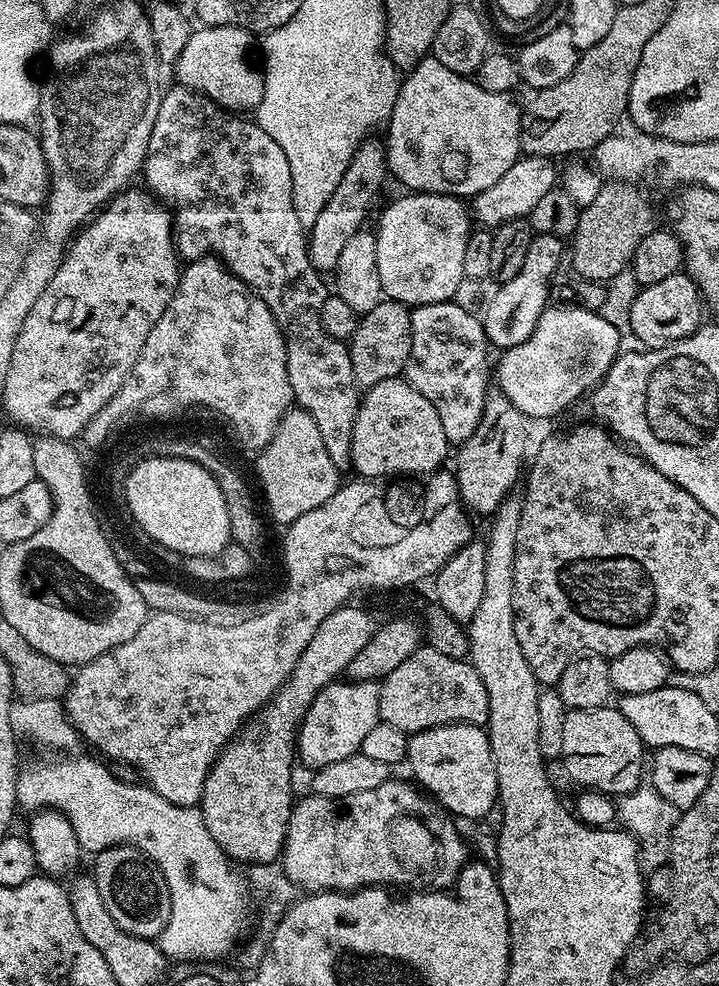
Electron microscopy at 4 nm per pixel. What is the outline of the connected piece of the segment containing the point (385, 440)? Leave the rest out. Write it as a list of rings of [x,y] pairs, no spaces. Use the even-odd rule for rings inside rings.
[[[395,376],[394,378],[386,378],[386,382],[378,382],[378,386],[367,389],[360,397],[360,409],[354,418],[354,430],[352,431],[352,463],[353,469],[357,468],[359,475],[364,478],[381,478],[380,476],[388,476],[384,478],[420,478],[425,474],[431,474],[441,467],[440,464],[448,456],[450,445],[446,438],[446,430],[442,430],[442,421],[438,418],[438,413],[434,411],[434,406],[430,406],[427,398],[422,398],[422,394],[418,394],[418,390],[414,390],[414,386],[410,386],[408,381]]]

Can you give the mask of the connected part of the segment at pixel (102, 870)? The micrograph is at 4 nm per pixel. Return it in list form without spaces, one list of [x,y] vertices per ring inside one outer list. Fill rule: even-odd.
[[[127,846],[97,852],[94,860],[94,879],[98,886],[98,894],[102,894],[102,902],[106,902],[110,918],[114,918],[114,922],[118,922],[118,926],[122,926],[122,930],[130,934],[156,940],[170,918],[170,894],[156,865],[137,848]]]

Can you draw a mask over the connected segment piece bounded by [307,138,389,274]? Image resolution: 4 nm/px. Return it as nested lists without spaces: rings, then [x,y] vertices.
[[[369,138],[360,143],[354,158],[350,158],[350,166],[346,166],[346,174],[342,174],[342,182],[338,182],[334,194],[330,194],[330,198],[322,206],[322,214],[314,218],[307,233],[310,262],[321,274],[335,273],[338,258],[346,246],[346,241],[365,227],[364,218],[368,206],[383,186],[384,176],[389,175],[385,141],[376,139]]]

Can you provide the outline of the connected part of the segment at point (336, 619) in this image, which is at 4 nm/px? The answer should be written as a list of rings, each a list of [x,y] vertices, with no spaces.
[[[345,606],[331,612],[315,631],[313,638],[307,643],[306,650],[299,656],[294,670],[284,680],[284,684],[264,705],[260,711],[228,742],[219,753],[208,770],[206,782],[200,795],[199,809],[206,822],[206,830],[210,830],[210,838],[218,842],[218,846],[229,861],[241,860],[245,866],[254,864],[275,864],[281,859],[284,850],[284,839],[290,822],[290,814],[294,803],[292,796],[292,764],[295,765],[295,734],[299,732],[300,723],[308,712],[313,698],[326,685],[333,683],[347,671],[354,660],[354,654],[370,642],[378,627],[375,620],[364,608]]]

